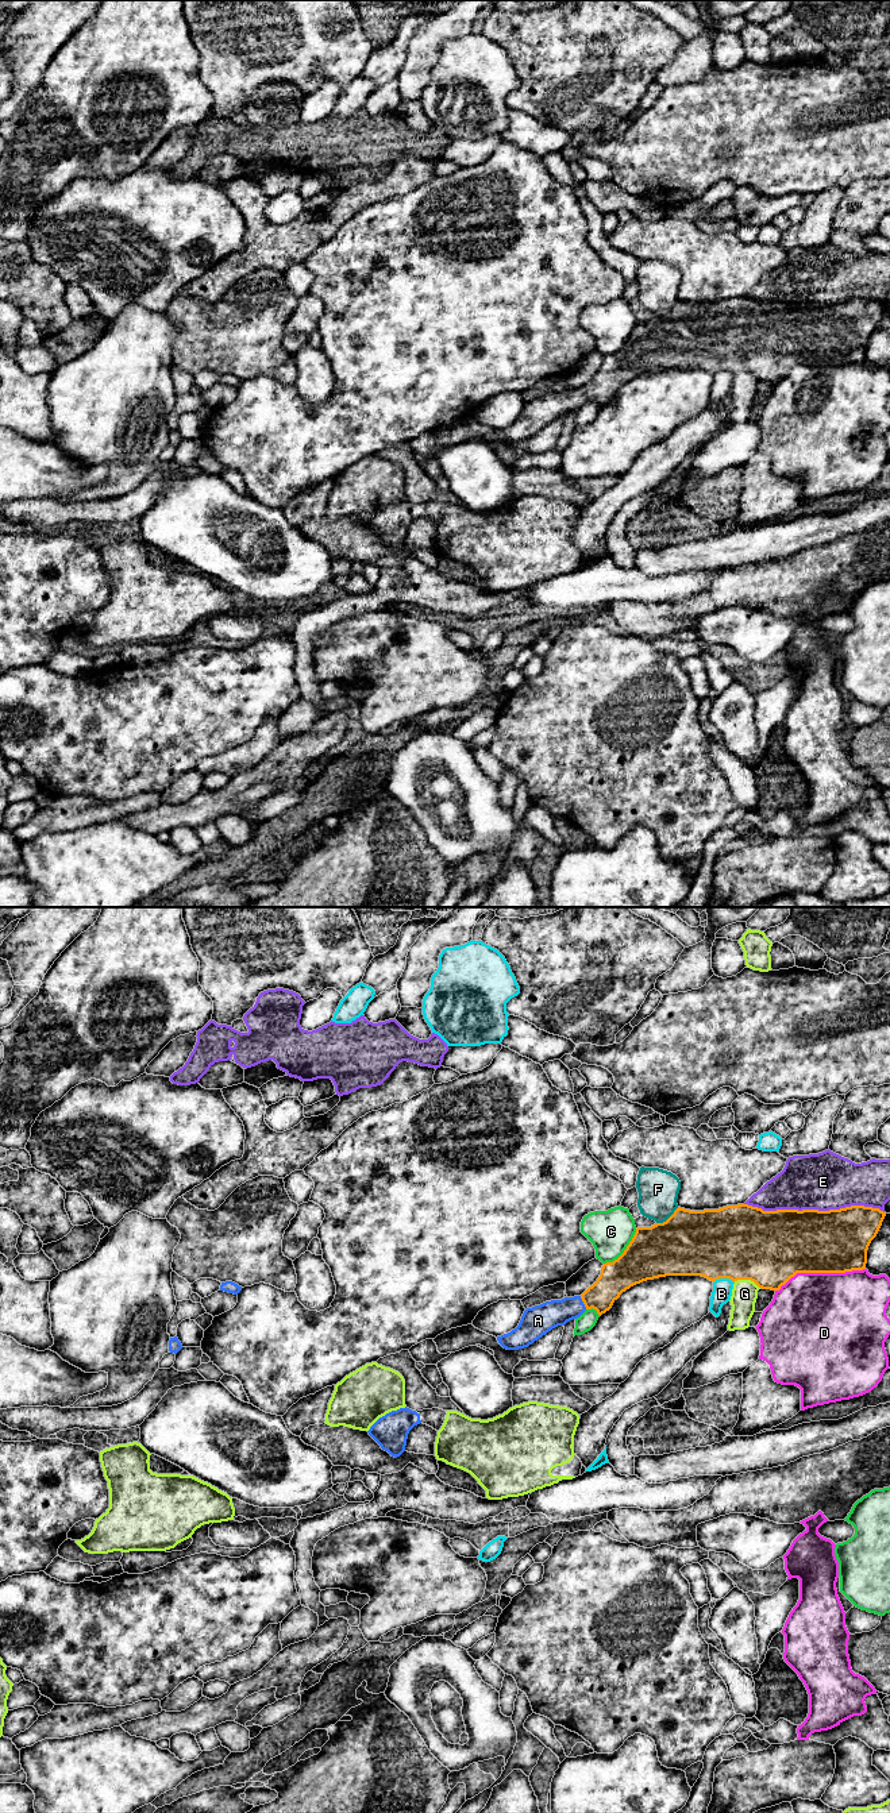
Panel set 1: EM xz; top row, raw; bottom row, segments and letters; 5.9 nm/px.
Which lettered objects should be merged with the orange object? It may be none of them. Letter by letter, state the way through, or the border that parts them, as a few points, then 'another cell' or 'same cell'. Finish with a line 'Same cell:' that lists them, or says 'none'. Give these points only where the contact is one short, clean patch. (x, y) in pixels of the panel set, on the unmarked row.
A: way xz (616, 370), (597, 389), (584, 396), (548, 408); same cell
B: another cell
C: another cell
D: another cell
E: another cell
F: another cell
G: another cell
Same cell: A

